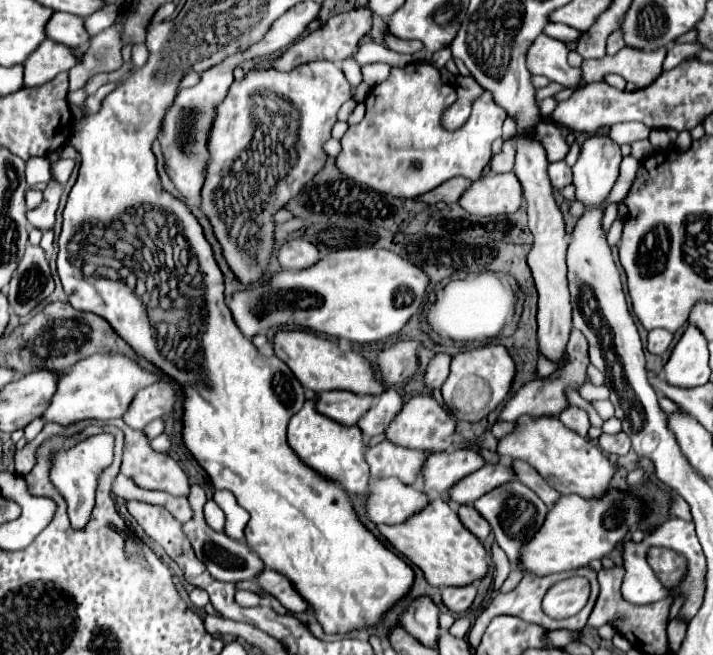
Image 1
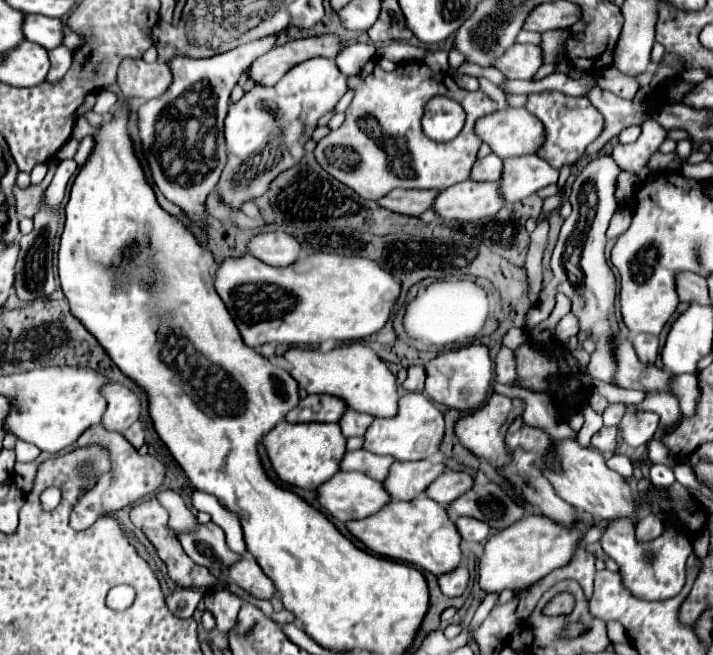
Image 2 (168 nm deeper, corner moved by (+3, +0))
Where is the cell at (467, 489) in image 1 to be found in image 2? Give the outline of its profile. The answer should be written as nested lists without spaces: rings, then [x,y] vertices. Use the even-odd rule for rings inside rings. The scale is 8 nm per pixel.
[[[444,471],[436,481],[432,481],[424,489],[424,495],[446,507],[446,503],[452,503],[454,497],[462,495],[462,491],[468,491],[472,485],[474,485],[474,479],[468,473]]]

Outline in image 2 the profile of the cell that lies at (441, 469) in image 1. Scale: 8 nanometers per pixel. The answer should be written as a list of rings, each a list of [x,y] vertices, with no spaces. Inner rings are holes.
[[[396,461],[390,465],[386,479],[382,481],[390,499],[410,501],[426,489],[440,473],[444,471],[442,463],[430,461]]]

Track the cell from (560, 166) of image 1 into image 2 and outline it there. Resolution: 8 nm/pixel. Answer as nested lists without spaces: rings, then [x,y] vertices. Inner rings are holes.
[[[536,155],[508,157],[502,159],[502,177],[500,177],[500,195],[504,203],[516,203],[536,193],[538,189],[558,181],[560,171],[554,171],[544,159]]]

